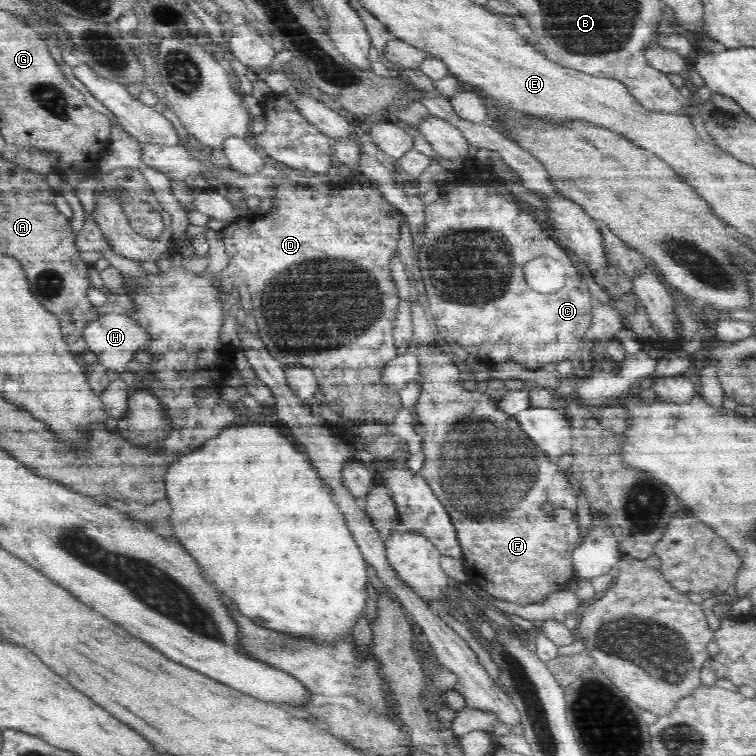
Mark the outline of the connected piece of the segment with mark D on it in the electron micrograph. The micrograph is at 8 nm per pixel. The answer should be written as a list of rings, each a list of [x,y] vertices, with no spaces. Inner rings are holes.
[[[366,175],[348,180],[344,190],[334,196],[320,192],[312,194],[308,182],[297,185],[282,184],[276,192],[276,208],[272,216],[242,217],[221,230],[224,250],[229,258],[227,268],[221,271],[227,278],[240,278],[247,286],[259,339],[272,356],[280,354],[283,366],[305,366],[316,374],[317,386],[328,406],[338,414],[338,398],[380,398],[382,414],[342,414],[354,422],[390,424],[401,409],[400,398],[386,392],[380,384],[382,368],[396,354],[392,328],[397,324],[398,290],[392,282],[388,262],[398,250],[402,214],[374,189]],[[314,352],[316,358],[306,358]]]

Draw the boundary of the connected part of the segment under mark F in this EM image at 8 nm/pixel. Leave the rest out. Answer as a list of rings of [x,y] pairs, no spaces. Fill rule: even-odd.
[[[413,338],[410,347],[414,347],[420,375],[420,396],[418,396],[418,400],[412,409],[417,430],[422,437],[422,451],[425,455],[423,465],[418,473],[423,475],[435,495],[439,498],[439,501],[446,507],[447,513],[455,525],[455,531],[458,534],[459,543],[463,549],[463,570],[467,575],[468,583],[477,583],[486,590],[490,596],[496,598],[496,600],[506,600],[506,602],[516,602],[516,604],[536,604],[536,602],[544,602],[546,596],[550,596],[550,594],[554,594],[554,592],[562,592],[562,590],[569,589],[571,579],[574,578],[572,551],[577,547],[576,542],[578,534],[580,534],[578,522],[576,522],[576,518],[574,518],[570,524],[560,525],[554,519],[553,512],[548,513],[542,509],[544,502],[548,502],[549,500],[553,502],[555,508],[568,508],[568,510],[576,512],[577,493],[569,473],[562,471],[559,464],[555,465],[552,460],[546,456],[546,453],[541,452],[540,448],[536,448],[533,441],[524,433],[520,423],[513,416],[500,412],[500,410],[495,408],[496,401],[494,401],[494,396],[489,396],[488,393],[472,395],[462,387],[462,383],[460,383],[461,372],[452,362],[451,354],[436,344],[417,343],[416,338]]]

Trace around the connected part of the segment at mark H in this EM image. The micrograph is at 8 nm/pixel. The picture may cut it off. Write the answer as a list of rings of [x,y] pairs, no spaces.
[[[107,313],[90,320],[81,332],[88,350],[97,354],[110,374],[126,371],[127,360],[144,350],[149,339],[140,325],[122,314]]]

